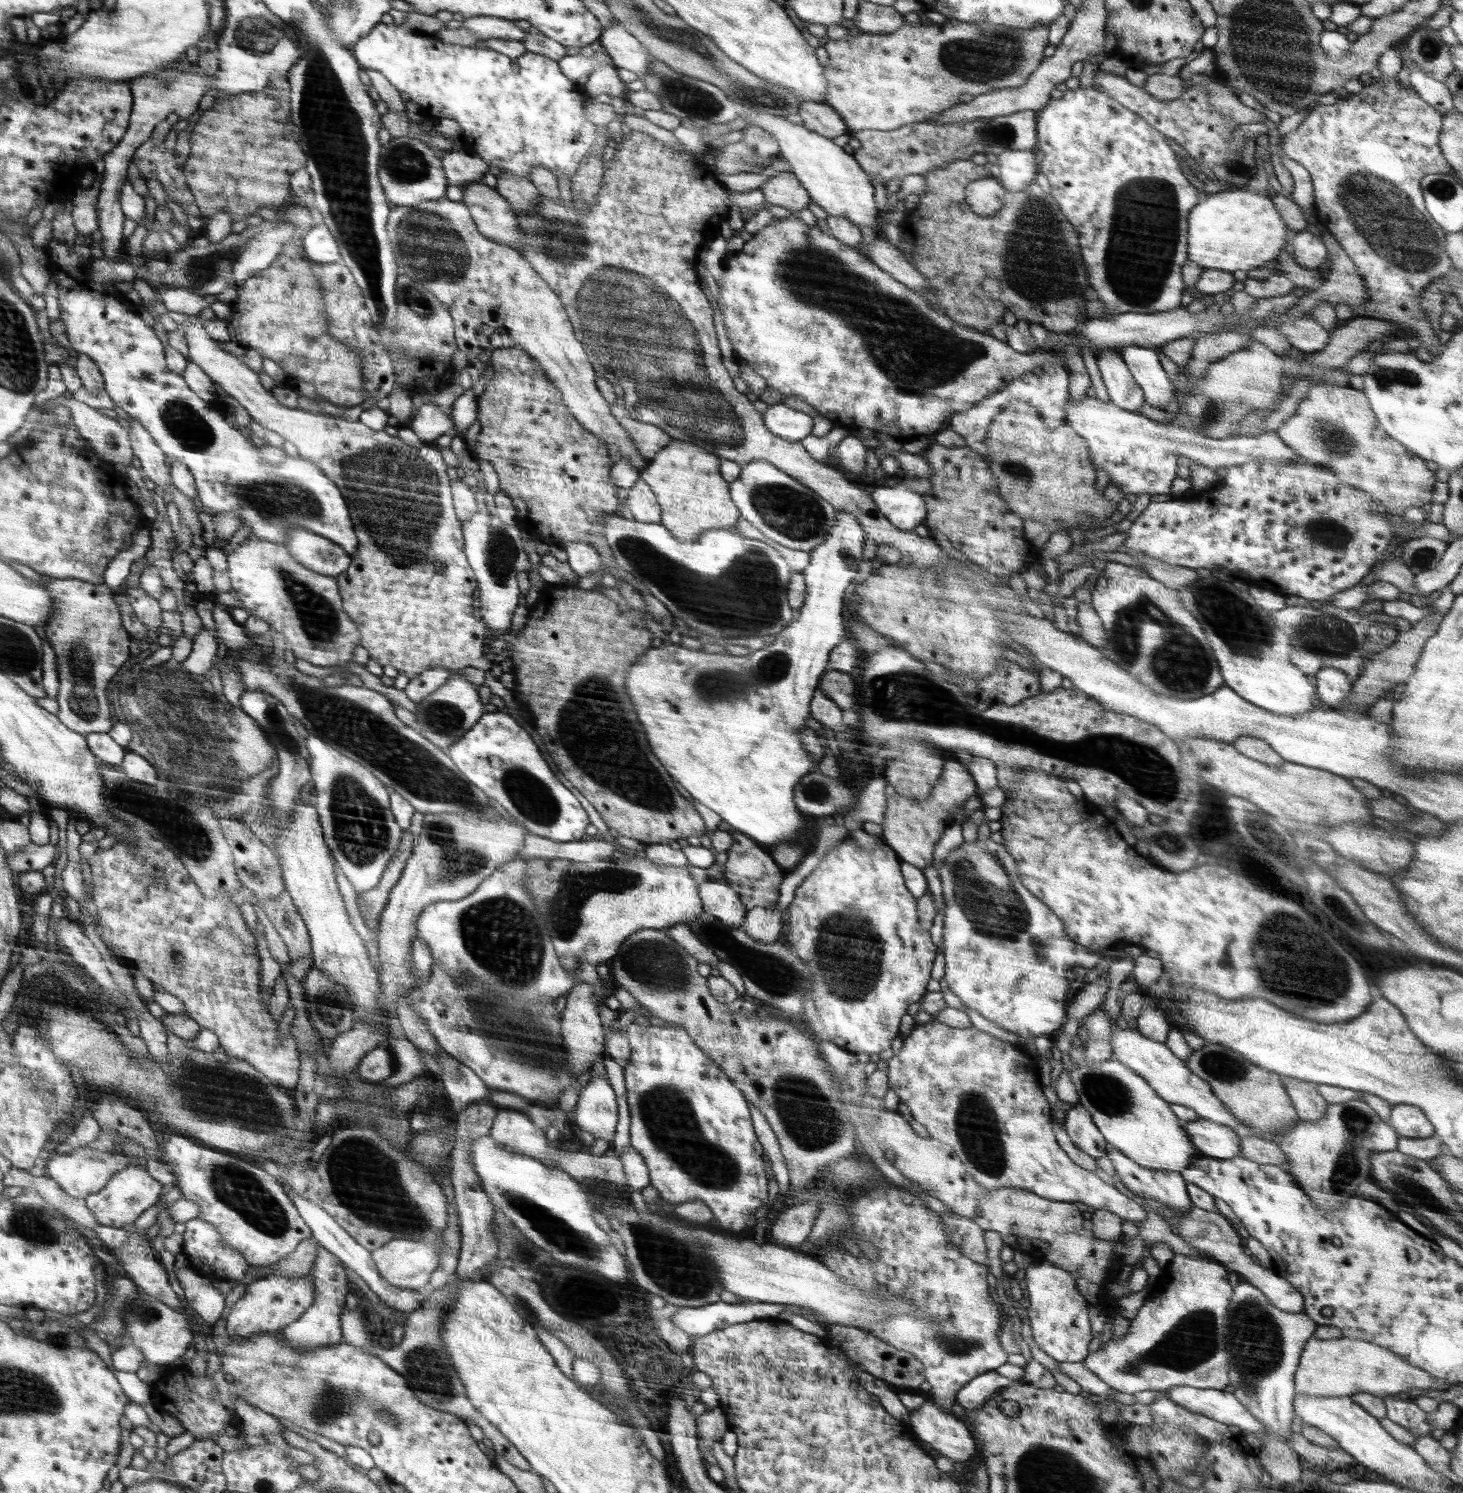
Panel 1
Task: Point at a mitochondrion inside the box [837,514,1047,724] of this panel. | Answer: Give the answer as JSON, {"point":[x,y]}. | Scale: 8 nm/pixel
{"point":[896,695]}

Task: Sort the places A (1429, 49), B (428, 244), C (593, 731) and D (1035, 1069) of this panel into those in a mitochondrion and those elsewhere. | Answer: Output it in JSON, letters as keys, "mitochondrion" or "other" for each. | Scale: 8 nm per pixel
{"A":"mitochondrion","B":"mitochondrion","C":"mitochondrion","D":"other"}

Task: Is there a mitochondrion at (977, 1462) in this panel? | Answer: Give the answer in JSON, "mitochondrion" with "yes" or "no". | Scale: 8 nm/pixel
{"mitochondrion":"no"}

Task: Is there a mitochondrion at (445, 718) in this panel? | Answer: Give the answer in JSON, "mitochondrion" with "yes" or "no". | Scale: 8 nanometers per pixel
{"mitochondrion":"yes"}

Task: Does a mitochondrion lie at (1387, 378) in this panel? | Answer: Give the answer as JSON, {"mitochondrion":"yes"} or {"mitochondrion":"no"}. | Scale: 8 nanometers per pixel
{"mitochondrion":"yes"}

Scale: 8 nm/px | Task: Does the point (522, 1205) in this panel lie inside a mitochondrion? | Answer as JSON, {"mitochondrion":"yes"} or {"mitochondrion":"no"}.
{"mitochondrion":"yes"}

